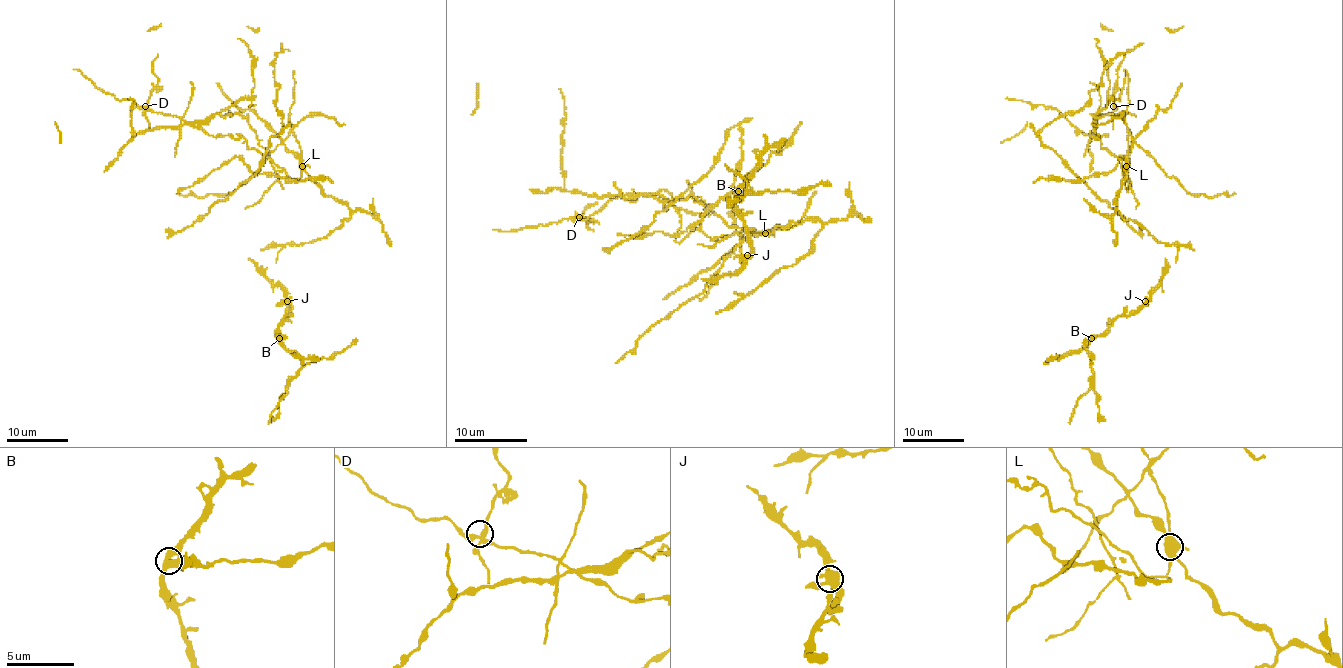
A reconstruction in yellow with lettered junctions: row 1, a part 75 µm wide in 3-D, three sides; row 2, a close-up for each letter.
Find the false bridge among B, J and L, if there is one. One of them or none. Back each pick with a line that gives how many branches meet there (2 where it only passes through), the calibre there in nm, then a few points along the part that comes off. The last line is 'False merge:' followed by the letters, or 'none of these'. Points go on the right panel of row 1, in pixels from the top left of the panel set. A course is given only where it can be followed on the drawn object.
L: branches 4; calibre 480 nm; course (1127, 166), (1123, 178), (1122, 161), (1094, 138), (1090, 114), (1134, 115), (1123, 117), (1136, 209)
False merge: L

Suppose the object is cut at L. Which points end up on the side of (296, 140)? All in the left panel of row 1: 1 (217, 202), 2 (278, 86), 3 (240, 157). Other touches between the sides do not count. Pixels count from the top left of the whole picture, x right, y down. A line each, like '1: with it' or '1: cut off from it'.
1: cut off from it
2: cut off from it
3: cut off from it

